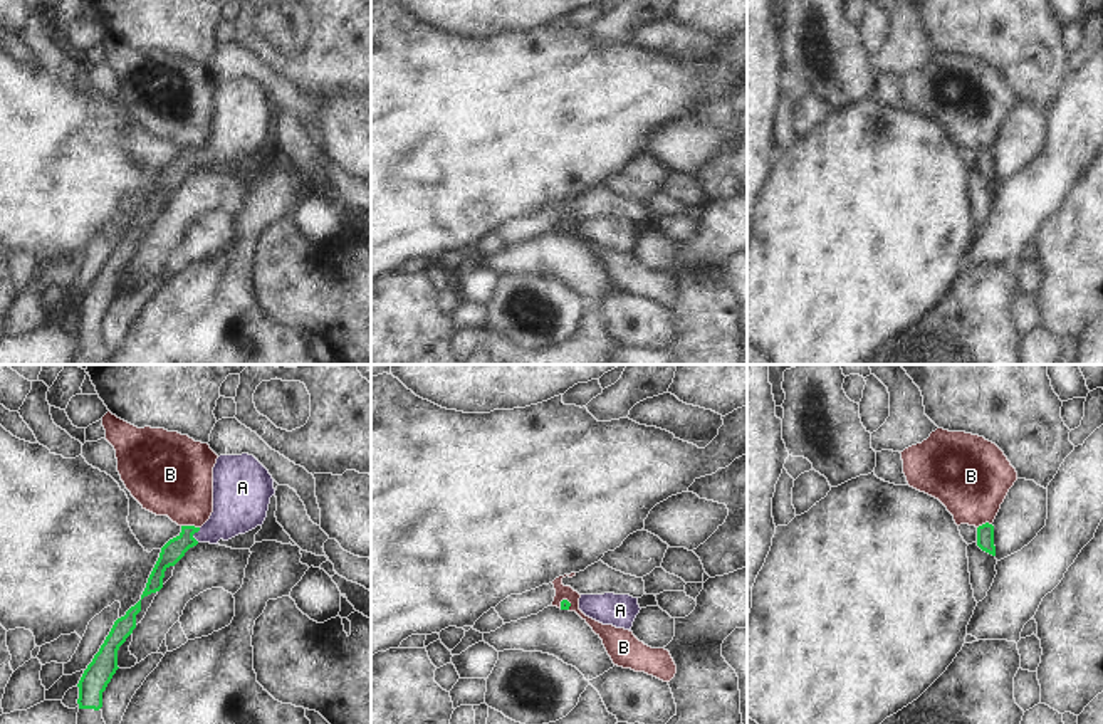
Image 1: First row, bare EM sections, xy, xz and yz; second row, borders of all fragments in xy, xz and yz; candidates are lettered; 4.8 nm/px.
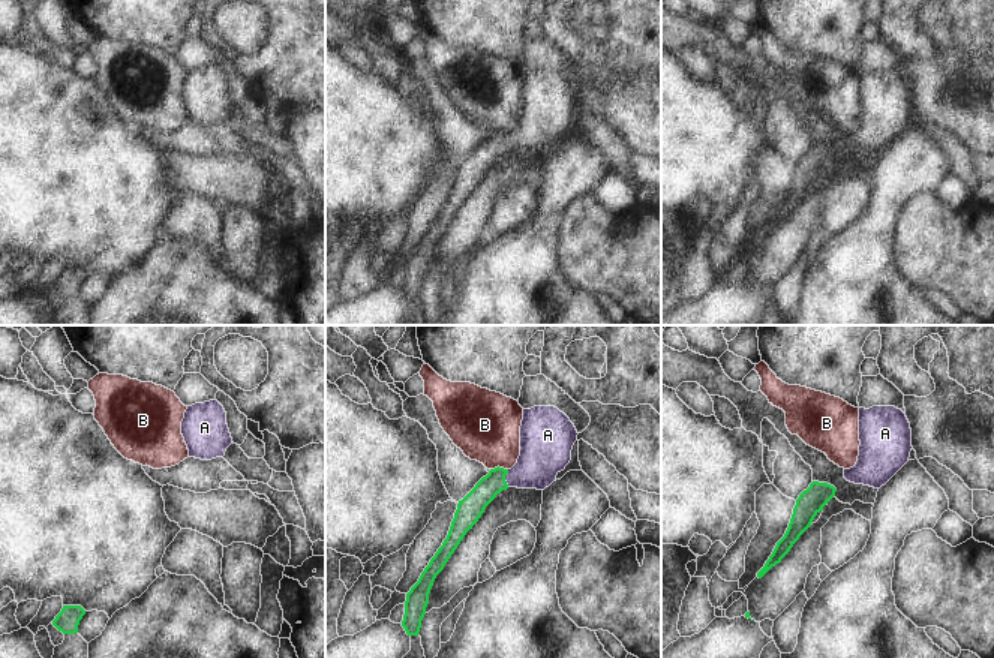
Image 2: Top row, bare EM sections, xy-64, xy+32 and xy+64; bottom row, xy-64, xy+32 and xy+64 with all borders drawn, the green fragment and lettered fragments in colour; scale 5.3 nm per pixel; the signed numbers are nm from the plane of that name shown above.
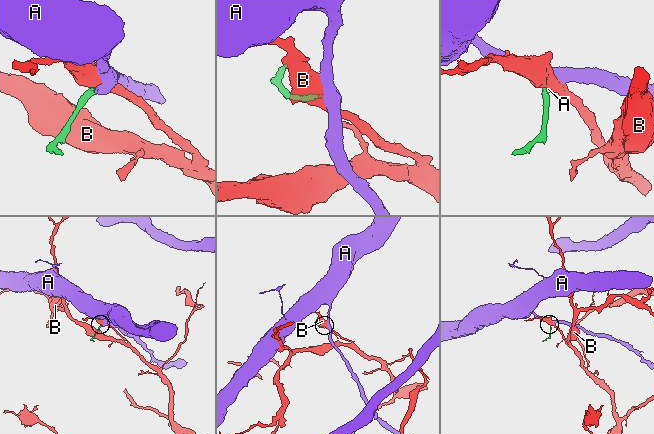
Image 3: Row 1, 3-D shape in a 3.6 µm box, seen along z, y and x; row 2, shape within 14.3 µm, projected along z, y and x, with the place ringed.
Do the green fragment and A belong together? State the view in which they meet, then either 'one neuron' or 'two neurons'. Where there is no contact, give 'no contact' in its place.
xy | one neuron

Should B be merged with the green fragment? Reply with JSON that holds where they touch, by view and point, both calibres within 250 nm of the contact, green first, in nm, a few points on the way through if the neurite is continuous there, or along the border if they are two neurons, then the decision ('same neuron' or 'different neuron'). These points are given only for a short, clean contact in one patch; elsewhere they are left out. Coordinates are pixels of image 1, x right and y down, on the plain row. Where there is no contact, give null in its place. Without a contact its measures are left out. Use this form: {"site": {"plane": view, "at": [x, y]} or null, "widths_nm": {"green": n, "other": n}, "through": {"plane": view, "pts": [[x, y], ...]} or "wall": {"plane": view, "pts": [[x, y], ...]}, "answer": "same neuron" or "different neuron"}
{"site": {"plane": "xy", "at": [190, 150]}, "widths_nm": {"green": 100, "other": 380}, "wall": {"plane": "xy", "pts": [[182, 148], [198, 152]]}, "answer": "different neuron"}

